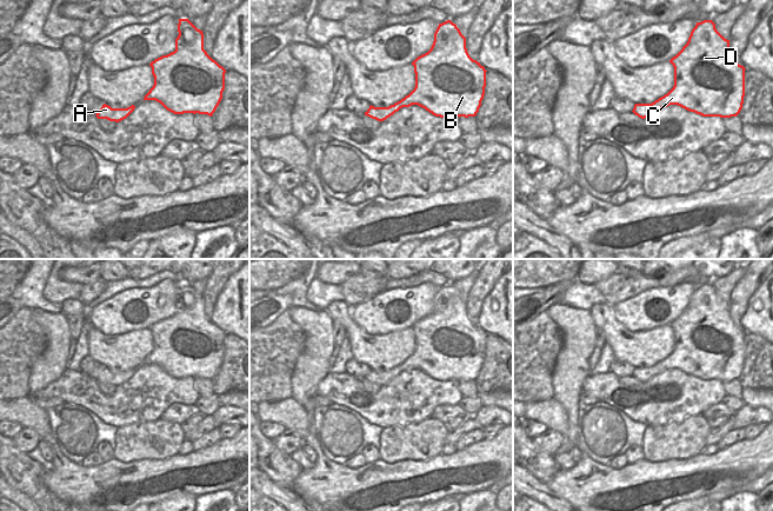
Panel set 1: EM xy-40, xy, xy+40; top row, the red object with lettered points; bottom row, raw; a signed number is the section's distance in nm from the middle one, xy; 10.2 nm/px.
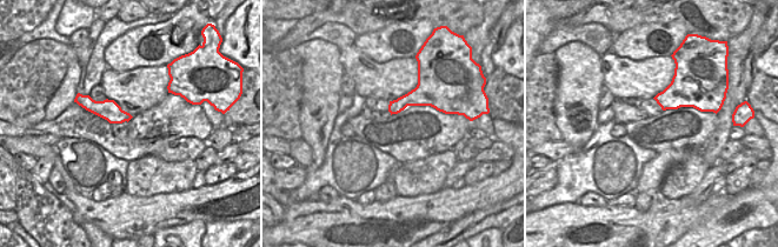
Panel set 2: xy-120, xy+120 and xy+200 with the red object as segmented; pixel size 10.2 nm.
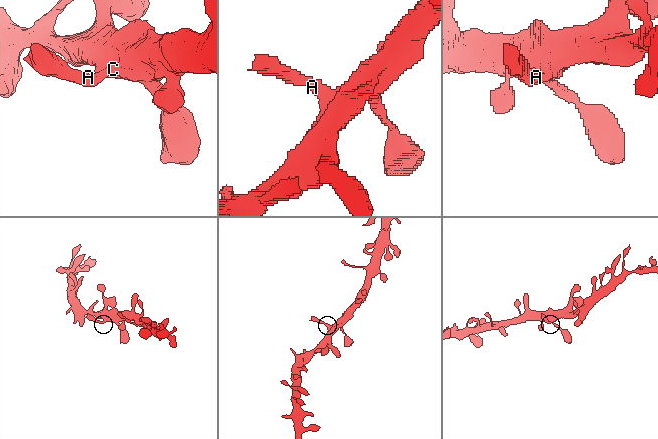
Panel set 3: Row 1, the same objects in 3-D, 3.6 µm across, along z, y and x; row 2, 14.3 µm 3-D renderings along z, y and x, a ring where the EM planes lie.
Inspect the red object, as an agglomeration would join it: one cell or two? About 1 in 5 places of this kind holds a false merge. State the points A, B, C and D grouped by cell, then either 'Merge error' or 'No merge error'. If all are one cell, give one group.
Groups: A B C D. No merge error.

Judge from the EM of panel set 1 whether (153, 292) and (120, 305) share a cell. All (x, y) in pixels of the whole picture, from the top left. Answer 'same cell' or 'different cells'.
same cell

